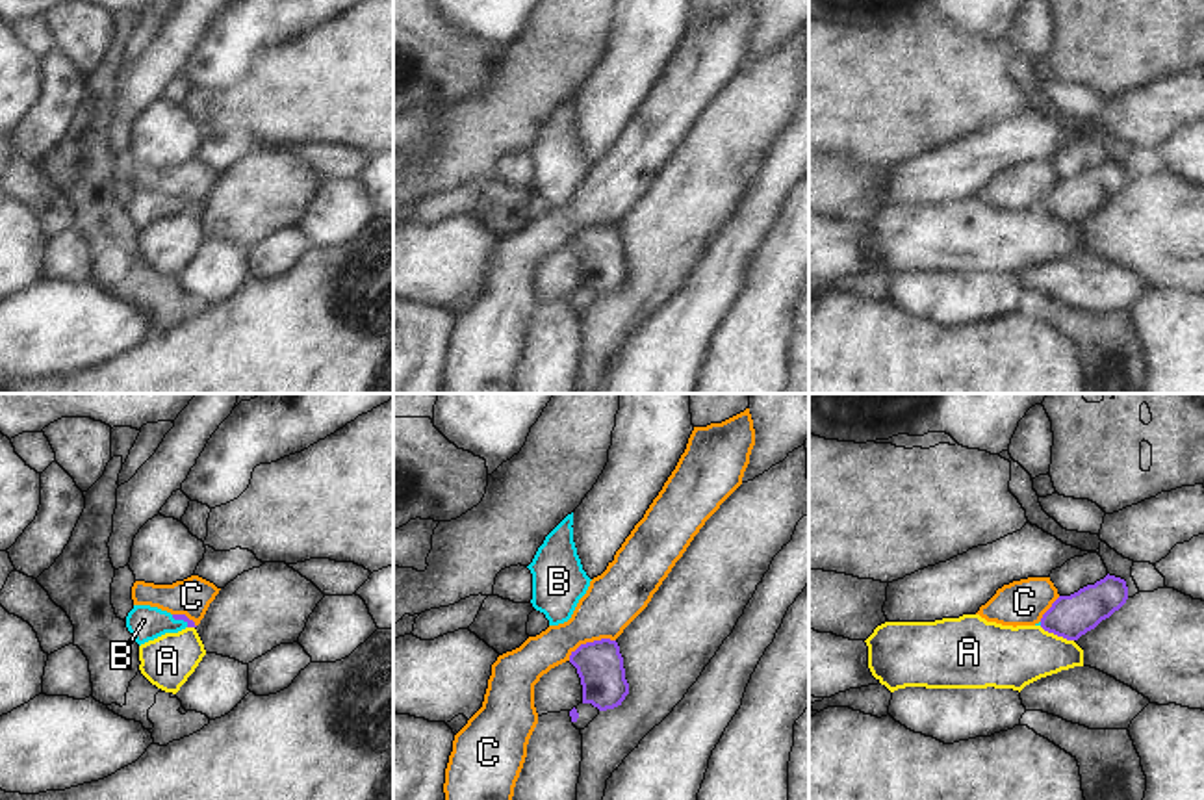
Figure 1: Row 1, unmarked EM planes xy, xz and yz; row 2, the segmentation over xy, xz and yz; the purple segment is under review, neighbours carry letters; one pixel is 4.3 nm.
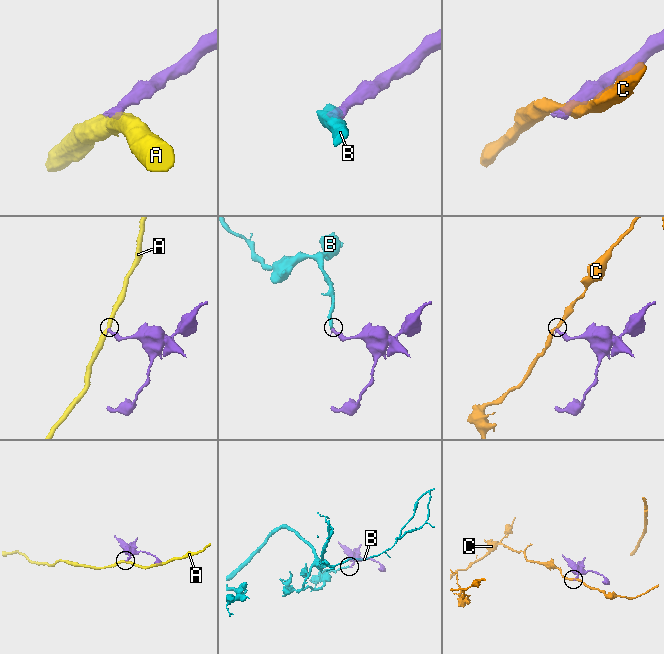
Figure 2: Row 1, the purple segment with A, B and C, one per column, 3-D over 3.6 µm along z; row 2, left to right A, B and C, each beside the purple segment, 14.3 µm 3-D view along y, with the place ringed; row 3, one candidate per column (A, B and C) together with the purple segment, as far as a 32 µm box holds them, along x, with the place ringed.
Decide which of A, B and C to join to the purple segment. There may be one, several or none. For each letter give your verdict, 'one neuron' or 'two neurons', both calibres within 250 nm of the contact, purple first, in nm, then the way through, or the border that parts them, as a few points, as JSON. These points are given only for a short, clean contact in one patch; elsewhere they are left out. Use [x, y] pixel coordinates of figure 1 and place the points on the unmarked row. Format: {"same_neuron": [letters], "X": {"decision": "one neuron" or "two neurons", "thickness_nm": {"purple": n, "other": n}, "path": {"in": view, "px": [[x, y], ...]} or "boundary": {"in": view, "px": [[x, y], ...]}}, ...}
{"same_neuron": ["B"], "A": {"decision": "two neurons", "thickness_nm": {"purple": 190, "other": 280}}, "B": {"decision": "one neuron", "thickness_nm": {"purple": 30, "other": 150}, "path": {"in": "xy", "px": [[177, 201], [180, 203], [145, 206]]}}, "C": {"decision": "two neurons", "thickness_nm": {"purple": 200, "other": 240}, "boundary": {"in": "xz", "px": [[614, 223], [587, 225], [568, 244]]}}}

